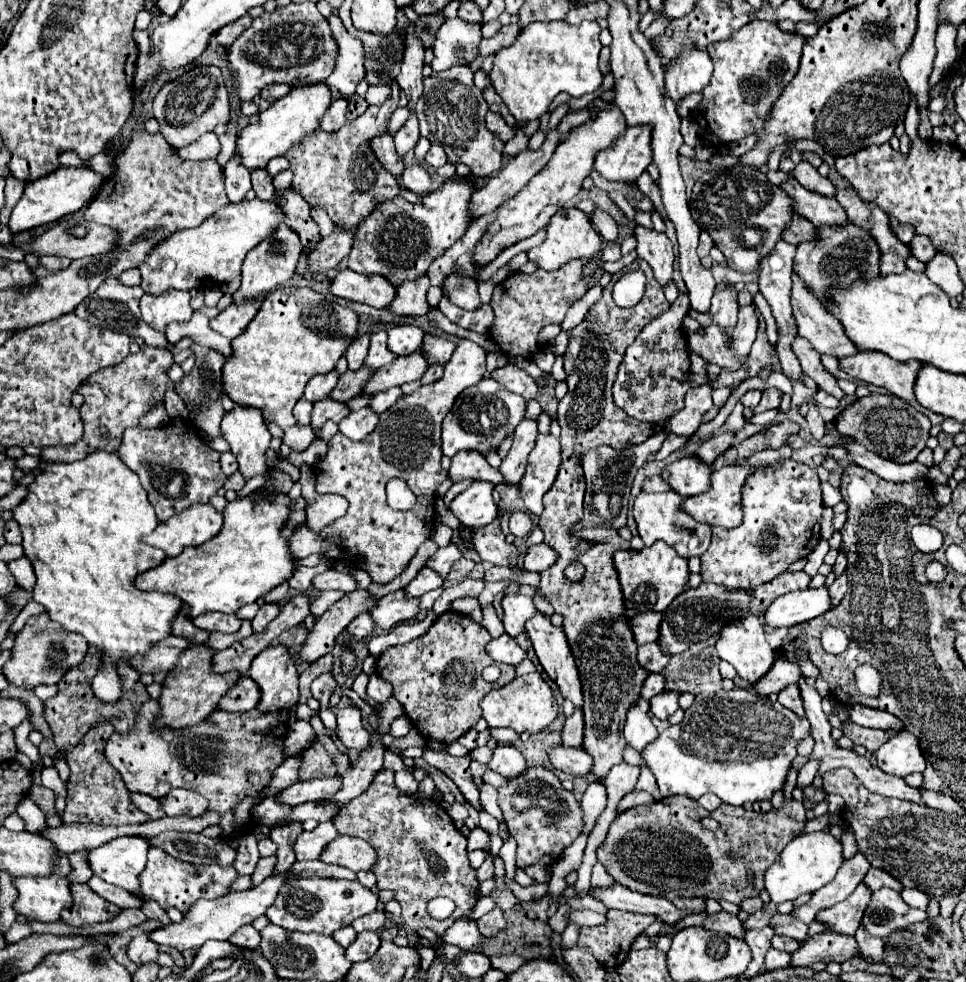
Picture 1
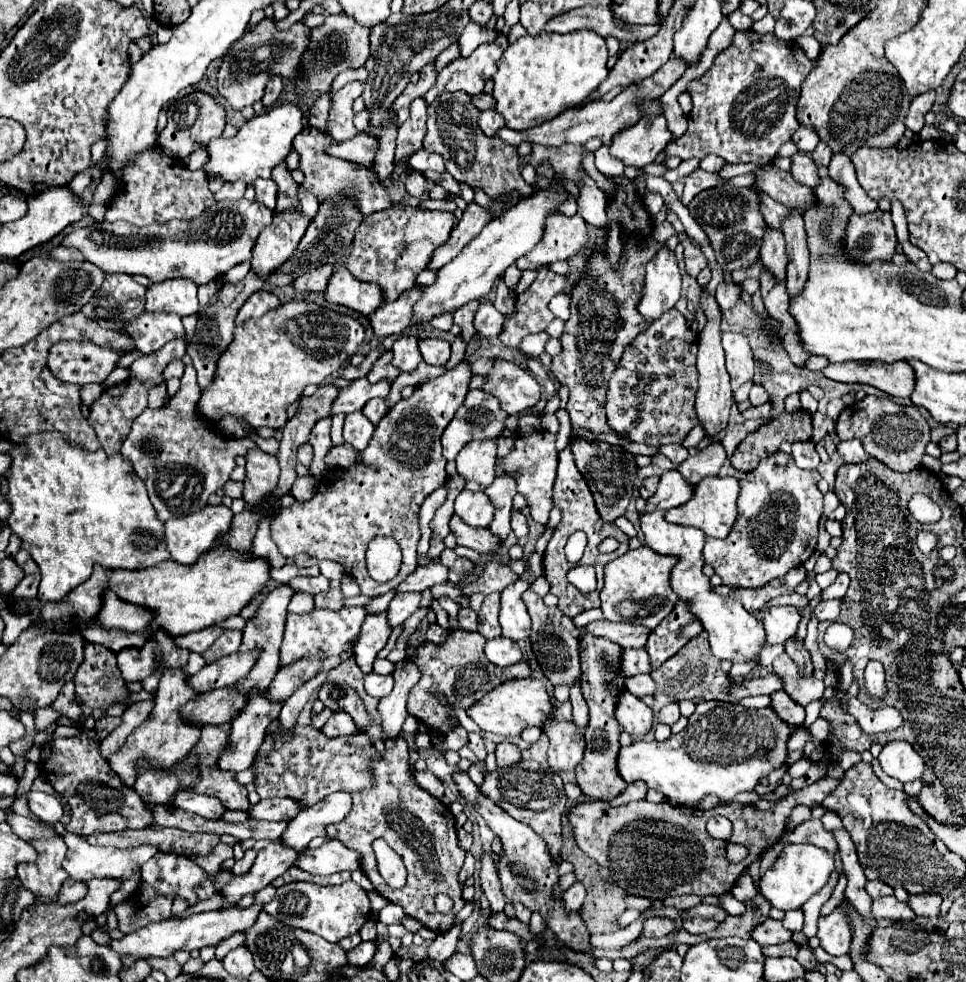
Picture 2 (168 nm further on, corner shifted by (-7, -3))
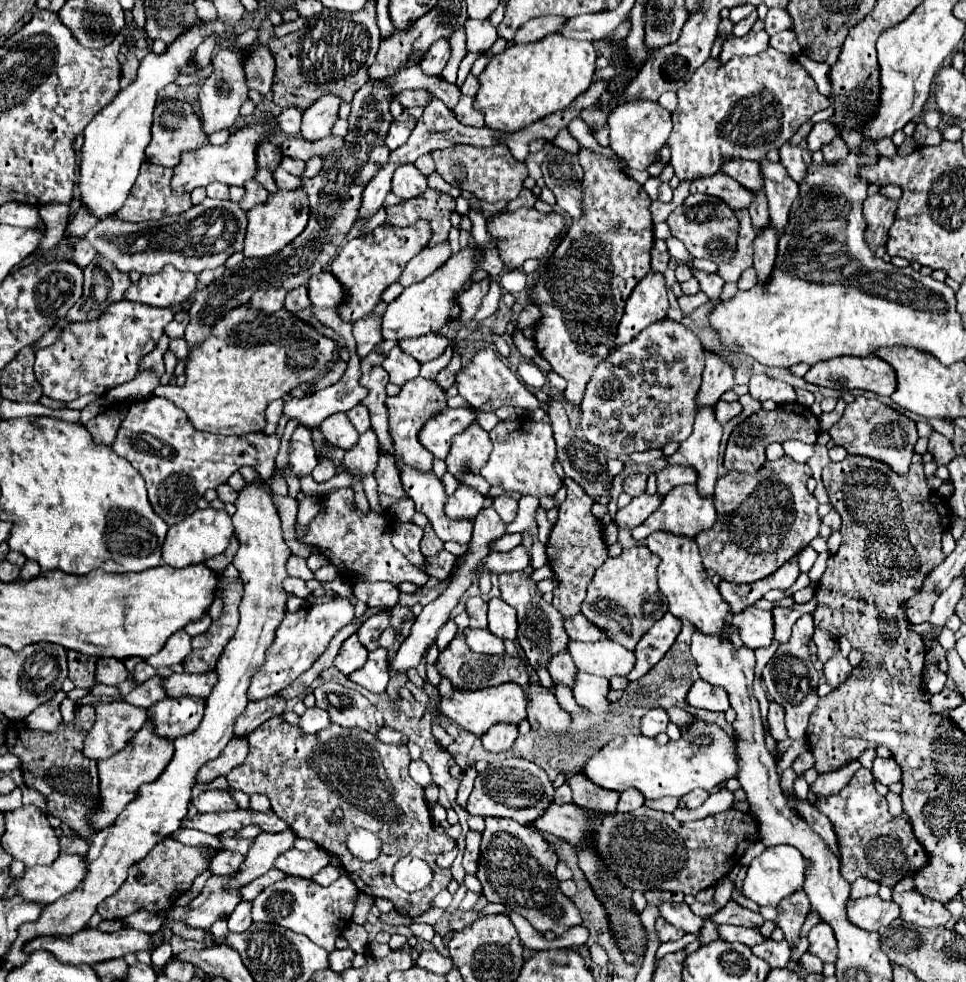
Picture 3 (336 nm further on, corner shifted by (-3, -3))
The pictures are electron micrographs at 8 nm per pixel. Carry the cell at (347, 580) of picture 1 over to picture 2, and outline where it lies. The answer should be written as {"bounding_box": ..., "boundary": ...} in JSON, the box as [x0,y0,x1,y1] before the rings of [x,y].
{"bounding_box":[289,575,329,595],"boundary":[[[319,575],[319,577],[295,577],[289,587],[293,591],[303,591],[303,593],[311,593],[311,595],[317,595],[321,591],[327,591],[329,589],[329,579]]]}

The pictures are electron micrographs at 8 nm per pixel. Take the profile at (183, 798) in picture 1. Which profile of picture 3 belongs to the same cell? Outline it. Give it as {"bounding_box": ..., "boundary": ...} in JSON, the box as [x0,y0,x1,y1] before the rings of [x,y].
{"bounding_box":[191,789,237,813],"boundary":[[[219,789],[203,791],[191,803],[197,809],[197,813],[219,813],[219,811],[233,811],[233,809],[237,809],[237,803],[229,795],[229,791],[219,791]]]}

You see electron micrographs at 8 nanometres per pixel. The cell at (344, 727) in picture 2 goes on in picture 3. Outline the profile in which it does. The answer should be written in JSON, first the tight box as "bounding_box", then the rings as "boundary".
{"bounding_box":[299,707,331,733],"boundary":[[[311,707],[305,711],[305,715],[299,721],[299,727],[307,733],[319,733],[323,729],[327,729],[331,725],[331,717],[327,711],[319,709],[319,707]]]}

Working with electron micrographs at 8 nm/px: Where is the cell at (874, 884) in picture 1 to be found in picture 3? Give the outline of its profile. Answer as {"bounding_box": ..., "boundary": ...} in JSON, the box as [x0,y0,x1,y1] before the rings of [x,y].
{"bounding_box":[851,879,879,899],"boundary":[[[857,879],[855,883],[851,883],[851,899],[863,899],[869,895],[877,895],[877,891],[879,891],[879,883],[871,879]]]}

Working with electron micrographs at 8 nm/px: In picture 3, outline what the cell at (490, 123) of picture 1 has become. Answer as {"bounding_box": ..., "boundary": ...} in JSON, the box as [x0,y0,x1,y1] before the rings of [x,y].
{"bounding_box":[453,97,485,127],"boundary":[[[461,97],[457,107],[453,109],[455,117],[463,123],[463,125],[471,125],[471,127],[485,127],[485,119],[483,119],[483,113],[479,113],[475,107],[473,107],[473,97]]]}

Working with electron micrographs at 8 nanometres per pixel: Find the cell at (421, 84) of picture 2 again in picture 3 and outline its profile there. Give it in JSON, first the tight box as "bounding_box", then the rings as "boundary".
{"bounding_box":[419,39,449,77],"boundary":[[[439,39],[439,43],[435,43],[435,47],[431,47],[431,51],[427,51],[427,55],[419,63],[419,67],[423,69],[425,75],[429,75],[429,77],[441,75],[445,63],[447,63],[447,47],[449,47],[449,43]]]}

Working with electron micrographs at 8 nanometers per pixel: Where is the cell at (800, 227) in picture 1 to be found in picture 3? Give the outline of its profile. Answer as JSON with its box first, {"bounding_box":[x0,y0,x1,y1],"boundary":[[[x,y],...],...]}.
{"bounding_box":[691,171,753,209],"boundary":[[[723,171],[711,175],[711,177],[701,177],[695,179],[691,185],[691,193],[707,193],[723,199],[729,203],[731,209],[747,209],[753,203],[753,191],[741,187],[735,179],[727,177]]]}

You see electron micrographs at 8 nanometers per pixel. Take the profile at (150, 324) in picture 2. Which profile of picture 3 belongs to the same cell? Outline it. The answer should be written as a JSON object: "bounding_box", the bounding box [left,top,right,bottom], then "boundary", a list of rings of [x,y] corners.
{"bounding_box":[35,301,175,401],"boundary":[[[119,301],[113,303],[105,315],[101,315],[95,321],[83,321],[75,323],[71,327],[65,327],[59,335],[59,339],[37,351],[35,359],[35,375],[39,383],[43,385],[43,391],[47,397],[57,399],[57,401],[73,401],[81,395],[87,393],[105,393],[121,383],[131,381],[137,375],[137,363],[143,355],[151,353],[161,339],[165,327],[173,321],[175,313],[171,309],[159,309],[159,307],[147,307],[143,303],[133,303],[133,301]]]}

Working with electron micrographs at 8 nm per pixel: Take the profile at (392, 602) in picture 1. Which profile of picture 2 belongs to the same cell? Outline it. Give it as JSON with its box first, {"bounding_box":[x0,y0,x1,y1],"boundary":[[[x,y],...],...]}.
{"bounding_box":[353,613,391,673],"boundary":[[[387,613],[381,615],[367,615],[363,627],[359,631],[359,639],[353,647],[355,663],[363,673],[373,671],[373,661],[377,653],[385,647],[387,637],[391,635],[391,627],[387,625]]]}

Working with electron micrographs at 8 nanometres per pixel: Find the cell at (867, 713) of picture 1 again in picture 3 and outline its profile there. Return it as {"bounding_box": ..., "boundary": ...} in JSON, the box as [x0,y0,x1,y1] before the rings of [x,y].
{"bounding_box":[823,653,853,689],"boundary":[[[837,653],[837,655],[831,657],[831,659],[825,663],[825,667],[823,667],[827,685],[831,685],[831,687],[835,689],[835,685],[841,685],[841,683],[847,679],[847,675],[851,675],[851,669],[853,669],[853,667],[849,665],[849,661],[847,661],[841,653]]]}

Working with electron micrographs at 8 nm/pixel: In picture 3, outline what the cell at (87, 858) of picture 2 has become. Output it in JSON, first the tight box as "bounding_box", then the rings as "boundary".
{"bounding_box":[19,853,89,905],"boundary":[[[71,853],[59,855],[55,863],[49,867],[33,867],[31,871],[25,871],[25,875],[19,881],[19,895],[27,901],[49,905],[61,895],[67,895],[75,887],[79,887],[79,883],[83,883],[87,875],[89,875],[89,869],[87,869],[87,859],[83,855],[71,855]]]}

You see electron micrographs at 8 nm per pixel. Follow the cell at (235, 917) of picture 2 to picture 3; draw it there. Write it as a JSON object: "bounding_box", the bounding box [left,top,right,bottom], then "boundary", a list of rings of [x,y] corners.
{"bounding_box":[25,927,155,963],"boundary":[[[121,927],[119,931],[113,933],[103,933],[99,929],[83,929],[71,937],[39,937],[33,939],[31,943],[25,945],[25,951],[37,951],[37,949],[45,949],[51,951],[59,961],[63,963],[101,963],[101,961],[109,961],[109,959],[119,959],[127,953],[139,953],[139,951],[153,951],[155,949],[155,935],[147,933],[147,931],[139,931],[139,929],[131,929],[131,927]]]}

